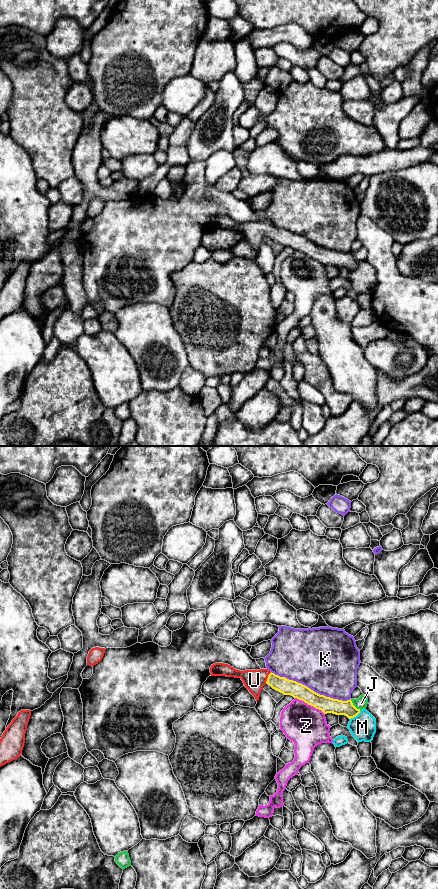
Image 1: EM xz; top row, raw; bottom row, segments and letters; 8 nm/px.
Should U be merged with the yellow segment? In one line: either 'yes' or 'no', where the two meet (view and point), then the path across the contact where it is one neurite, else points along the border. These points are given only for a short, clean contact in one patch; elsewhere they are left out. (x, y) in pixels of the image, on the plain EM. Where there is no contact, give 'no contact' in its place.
yes; meets yellow in xz at (267, 230); runs through xz (288, 239), (267, 230), (257, 230), (254, 232)

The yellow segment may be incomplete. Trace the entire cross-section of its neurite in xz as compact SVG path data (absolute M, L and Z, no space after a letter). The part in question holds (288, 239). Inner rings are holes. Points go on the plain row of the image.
M215 215L210 219L211 228L226 228L240 230L245 239L259 252L261 242L265 236L268 236L273 241L291 247L294 250L304 253L308 257L321 262L324 266L333 265L336 267L345 267L349 271L356 269L360 265L351 251L342 253L320 247L307 238L285 229L275 227L268 221L260 222L236 222L228 216Z

